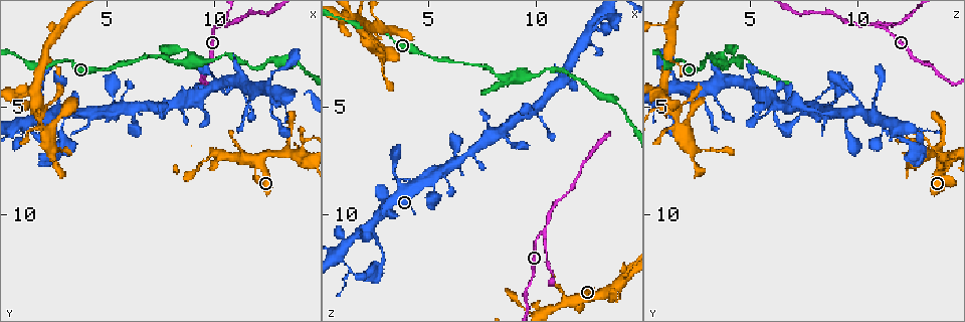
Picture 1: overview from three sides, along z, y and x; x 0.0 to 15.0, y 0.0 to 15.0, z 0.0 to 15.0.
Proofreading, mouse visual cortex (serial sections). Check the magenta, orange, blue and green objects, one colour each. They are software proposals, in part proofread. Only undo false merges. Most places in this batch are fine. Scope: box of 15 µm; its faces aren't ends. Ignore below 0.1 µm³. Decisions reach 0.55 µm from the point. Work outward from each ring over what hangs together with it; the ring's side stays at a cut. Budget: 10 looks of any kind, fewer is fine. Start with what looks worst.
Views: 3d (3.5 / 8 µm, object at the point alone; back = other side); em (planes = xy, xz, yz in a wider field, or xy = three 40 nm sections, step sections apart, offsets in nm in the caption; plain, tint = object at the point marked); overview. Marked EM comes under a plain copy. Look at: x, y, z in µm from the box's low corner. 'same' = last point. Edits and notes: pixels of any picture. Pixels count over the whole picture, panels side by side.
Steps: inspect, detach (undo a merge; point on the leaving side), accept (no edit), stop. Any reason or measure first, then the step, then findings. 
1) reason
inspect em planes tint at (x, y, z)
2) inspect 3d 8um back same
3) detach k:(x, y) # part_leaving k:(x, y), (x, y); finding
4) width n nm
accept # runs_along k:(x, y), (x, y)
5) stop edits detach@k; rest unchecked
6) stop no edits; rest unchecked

two arms in line, one across
inspect 3d 8um back at (10.3, 1.1, 10.9)

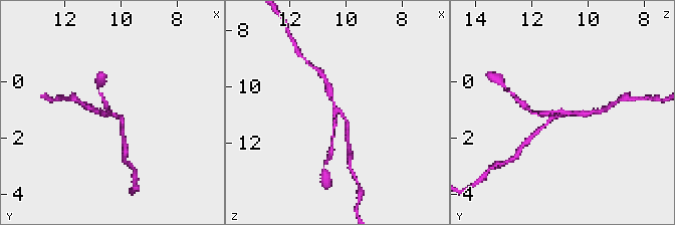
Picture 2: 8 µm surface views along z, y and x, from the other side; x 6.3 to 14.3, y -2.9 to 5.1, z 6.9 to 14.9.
arms 3; arm_widths 150, 150, 200 nm; now the EM
inspect em planes tint at (10.3, 1.2, 10.8)

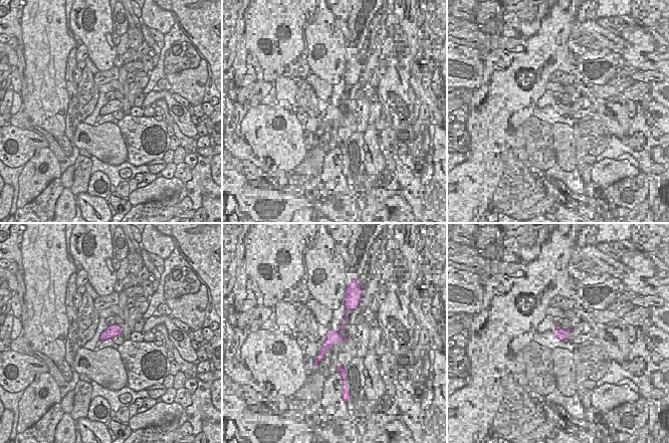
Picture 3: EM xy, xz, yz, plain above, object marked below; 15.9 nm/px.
accept # runs_along 2:(347, 132), (346, 120), (333, 106), (326, 82); continuous, no second cell

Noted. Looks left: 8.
a narrow waist
inspect 3d 3.5um at (8.9, 2.8, 3.7)

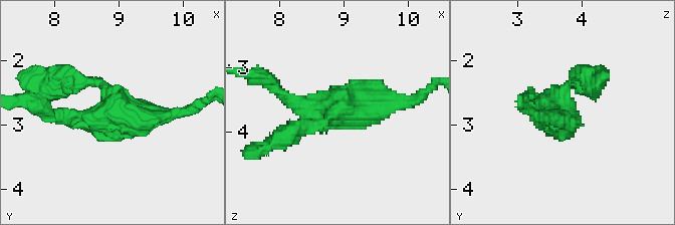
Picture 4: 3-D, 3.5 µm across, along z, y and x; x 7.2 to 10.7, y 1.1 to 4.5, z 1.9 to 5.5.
arms 3; arm_widths 200, 200, 350 nm; now the EM
inspect em xy step 1 tint at (8.90, 2.85, 3.65)

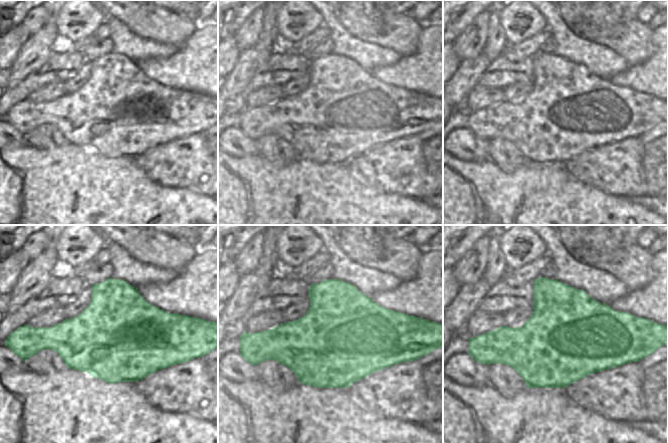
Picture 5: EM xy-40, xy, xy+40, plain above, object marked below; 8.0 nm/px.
accept # runs_along 4:(275, 88), (303, 113), (405, 101); one cell here

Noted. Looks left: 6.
abrupt turn
inspect 3d 3.5um at (10.6, 2.4, 3.3)

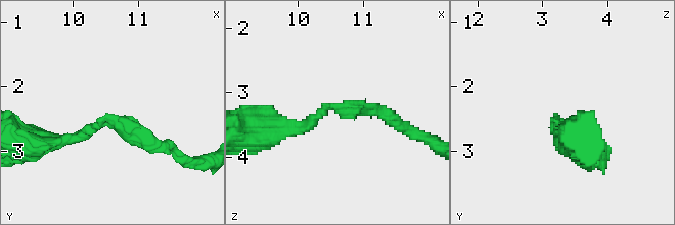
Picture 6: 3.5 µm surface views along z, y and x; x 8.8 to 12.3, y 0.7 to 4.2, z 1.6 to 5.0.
arm_widths 200, 200 nm; now the EM
inspect em xy step 5 tint at (10.55, 2.45, 3.20)

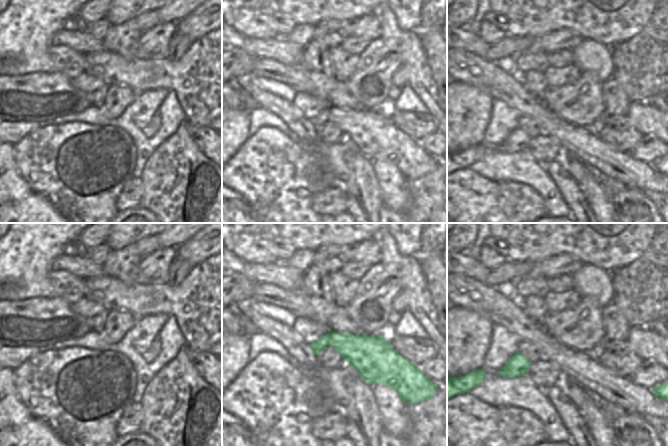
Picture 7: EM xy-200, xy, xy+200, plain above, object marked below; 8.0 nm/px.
width 280 nm
accept # runs_along 6:(280, 130), (329, 106), (395, 120); continuous, no second cell

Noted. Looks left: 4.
sudden change in width
inspect 3d 8um at (1.9, 4.5, 11.0)

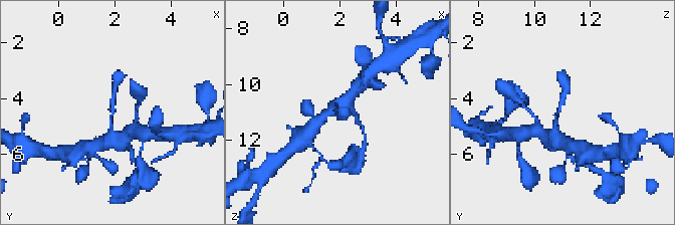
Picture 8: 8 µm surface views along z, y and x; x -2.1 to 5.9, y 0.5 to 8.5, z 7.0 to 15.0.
inspect em xy step 5 tint at (1.9, 4.4, 10.9)

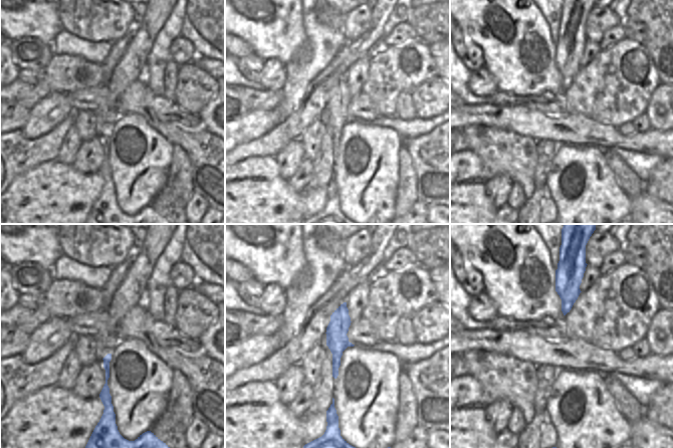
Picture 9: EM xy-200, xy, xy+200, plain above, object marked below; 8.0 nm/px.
accept # runs_along 9:(344, 306), (337, 329), (334, 374); continuous, no second cell

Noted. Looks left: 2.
stop no edits; rest unchecked

